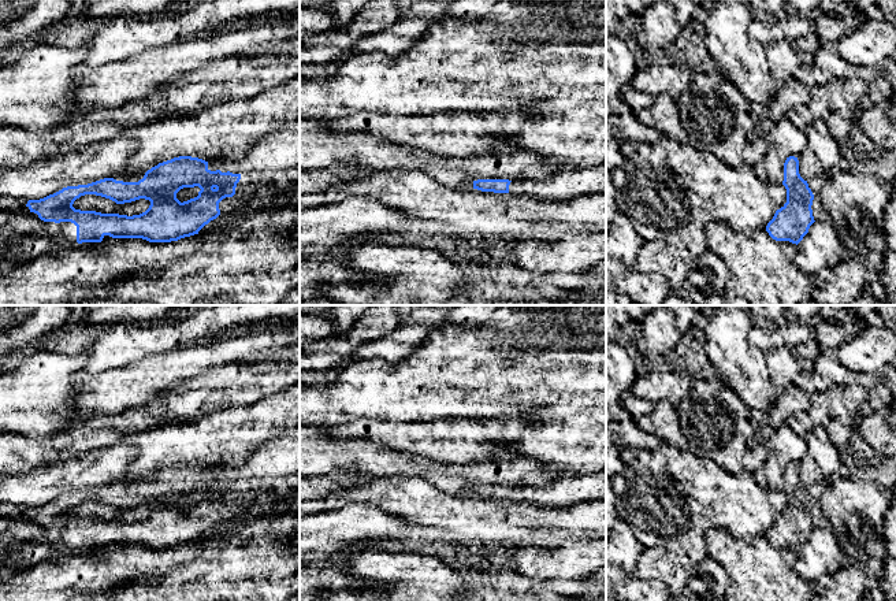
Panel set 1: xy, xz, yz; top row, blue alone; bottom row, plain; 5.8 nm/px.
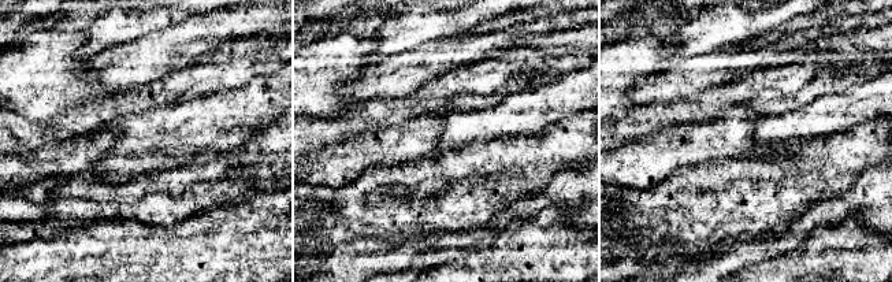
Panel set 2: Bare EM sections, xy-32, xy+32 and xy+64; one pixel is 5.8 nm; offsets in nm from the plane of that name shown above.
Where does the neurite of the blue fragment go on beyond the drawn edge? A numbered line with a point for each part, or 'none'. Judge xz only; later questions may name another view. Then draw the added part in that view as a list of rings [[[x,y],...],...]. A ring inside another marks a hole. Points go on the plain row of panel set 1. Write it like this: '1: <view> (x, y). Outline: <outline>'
1: xz (562, 492). Outline: [[[606,468],[572,478],[553,478],[546,487],[512,487],[509,491],[509,501],[554,508],[570,508],[599,500],[606,500]]]

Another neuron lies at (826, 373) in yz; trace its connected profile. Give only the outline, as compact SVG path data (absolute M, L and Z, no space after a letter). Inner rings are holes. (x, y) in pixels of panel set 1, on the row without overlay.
M821 349L814 360L814 367L808 375L804 370L796 374L792 383L804 392L823 393L837 385L851 385L856 382L856 374L839 363L836 350Z

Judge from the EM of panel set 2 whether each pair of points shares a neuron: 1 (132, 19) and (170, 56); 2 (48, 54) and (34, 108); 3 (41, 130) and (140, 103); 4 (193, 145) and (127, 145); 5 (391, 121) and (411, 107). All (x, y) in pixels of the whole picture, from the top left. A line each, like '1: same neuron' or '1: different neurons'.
1: different neurons
2: same neuron
3: same neuron
4: same neuron
5: same neuron

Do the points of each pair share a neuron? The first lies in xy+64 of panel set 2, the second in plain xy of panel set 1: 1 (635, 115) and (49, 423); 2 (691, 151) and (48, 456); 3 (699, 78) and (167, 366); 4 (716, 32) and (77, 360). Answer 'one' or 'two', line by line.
1: two
2: two
3: one
4: two

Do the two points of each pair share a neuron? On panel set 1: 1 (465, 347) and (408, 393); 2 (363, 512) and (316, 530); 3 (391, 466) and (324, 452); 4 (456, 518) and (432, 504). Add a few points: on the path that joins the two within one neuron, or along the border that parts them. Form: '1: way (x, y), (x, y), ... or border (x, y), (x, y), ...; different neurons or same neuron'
1: way (452, 360), (438, 364), (422, 381); same neuron
2: way (352, 523), (337, 530), (327, 530); same neuron
3: way (375, 460), (357, 453), (341, 453); same neuron
4: way (450, 512), (438, 509); same neuron

